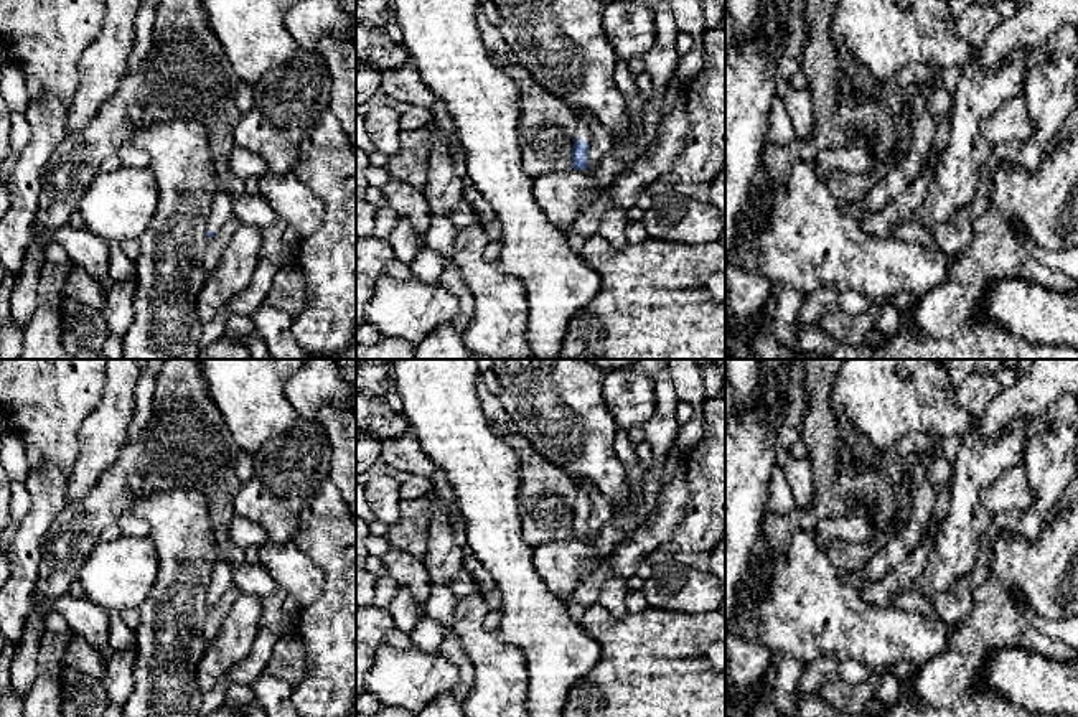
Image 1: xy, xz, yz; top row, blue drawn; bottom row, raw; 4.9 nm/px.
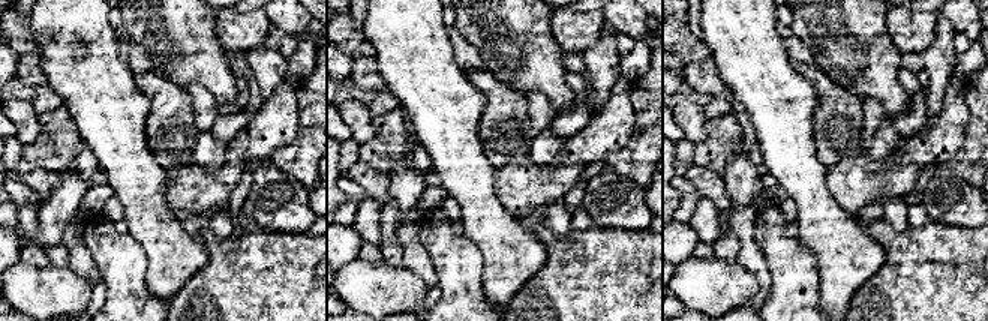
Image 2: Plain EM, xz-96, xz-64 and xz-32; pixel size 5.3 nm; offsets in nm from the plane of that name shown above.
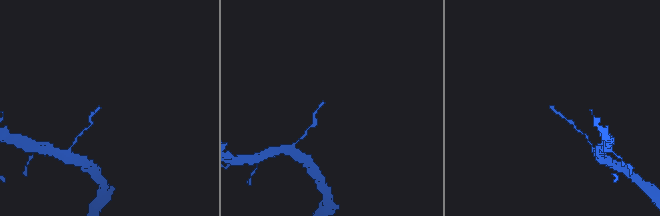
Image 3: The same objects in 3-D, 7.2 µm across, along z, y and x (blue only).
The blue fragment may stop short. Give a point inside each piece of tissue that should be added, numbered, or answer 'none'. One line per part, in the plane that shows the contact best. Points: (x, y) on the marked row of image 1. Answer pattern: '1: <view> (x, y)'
1: xz (584, 116)

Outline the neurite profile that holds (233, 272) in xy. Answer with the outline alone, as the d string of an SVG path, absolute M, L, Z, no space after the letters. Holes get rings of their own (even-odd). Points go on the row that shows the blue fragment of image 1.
M242 218L198 293L198 318L201 323L211 321L236 293L251 284L260 260L260 246L262 229Z

